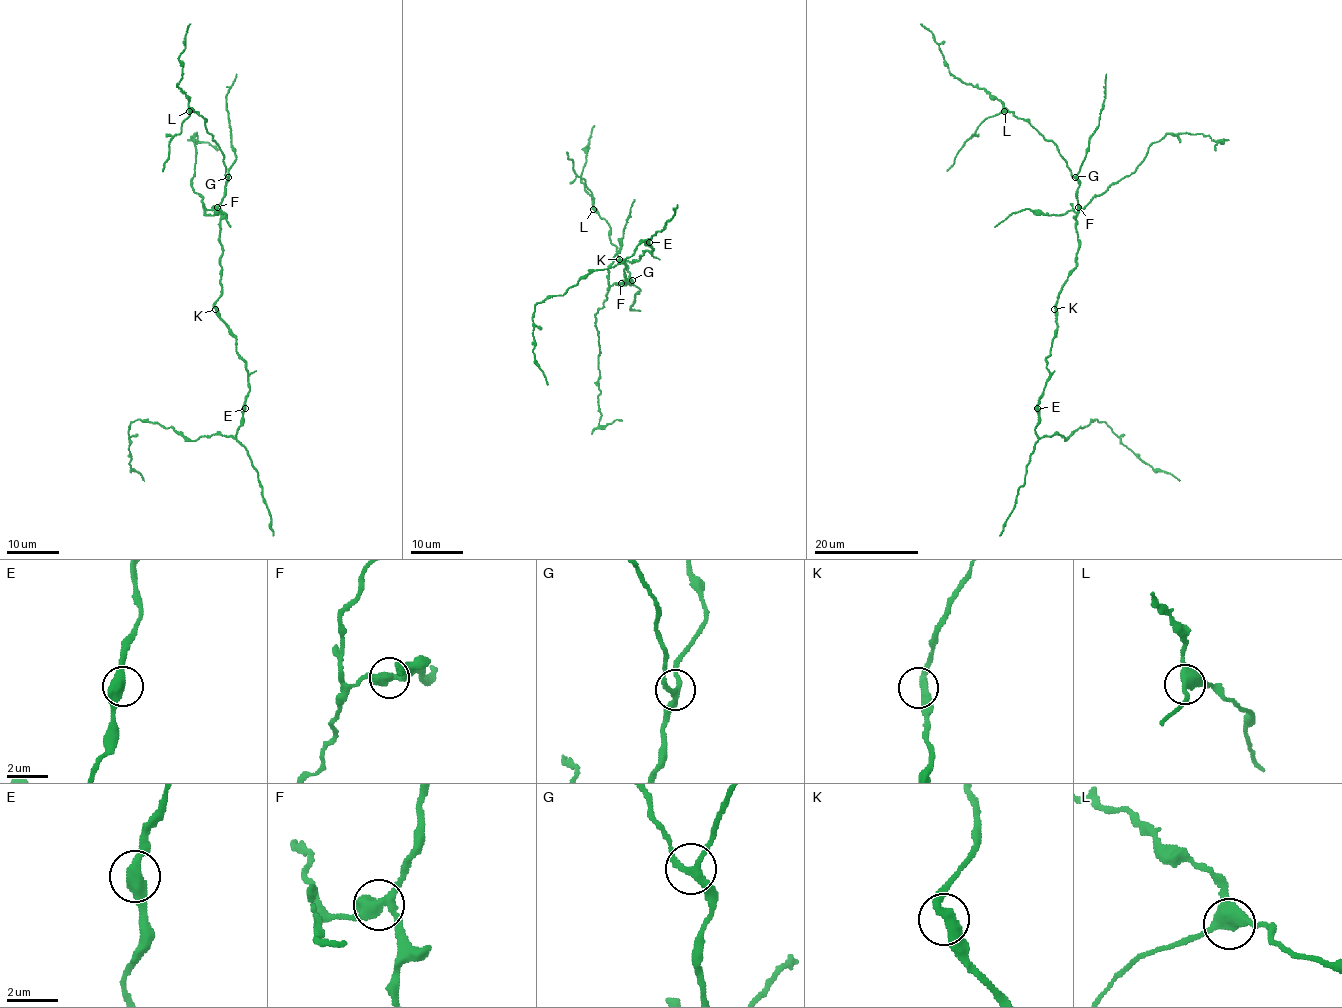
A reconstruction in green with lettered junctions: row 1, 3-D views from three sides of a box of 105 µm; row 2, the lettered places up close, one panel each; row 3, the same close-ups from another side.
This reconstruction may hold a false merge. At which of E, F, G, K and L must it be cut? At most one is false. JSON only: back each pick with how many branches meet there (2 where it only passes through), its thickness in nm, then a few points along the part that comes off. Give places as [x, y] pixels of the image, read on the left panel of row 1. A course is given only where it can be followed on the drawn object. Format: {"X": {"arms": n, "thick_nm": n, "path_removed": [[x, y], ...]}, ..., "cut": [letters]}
{"F": {"arms": 3, "thick_nm": 400}, "cut": ["F"]}

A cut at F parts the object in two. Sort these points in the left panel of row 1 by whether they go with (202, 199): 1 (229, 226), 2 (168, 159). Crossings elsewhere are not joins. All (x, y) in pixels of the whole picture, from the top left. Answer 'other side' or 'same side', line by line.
1: same side
2: other side

